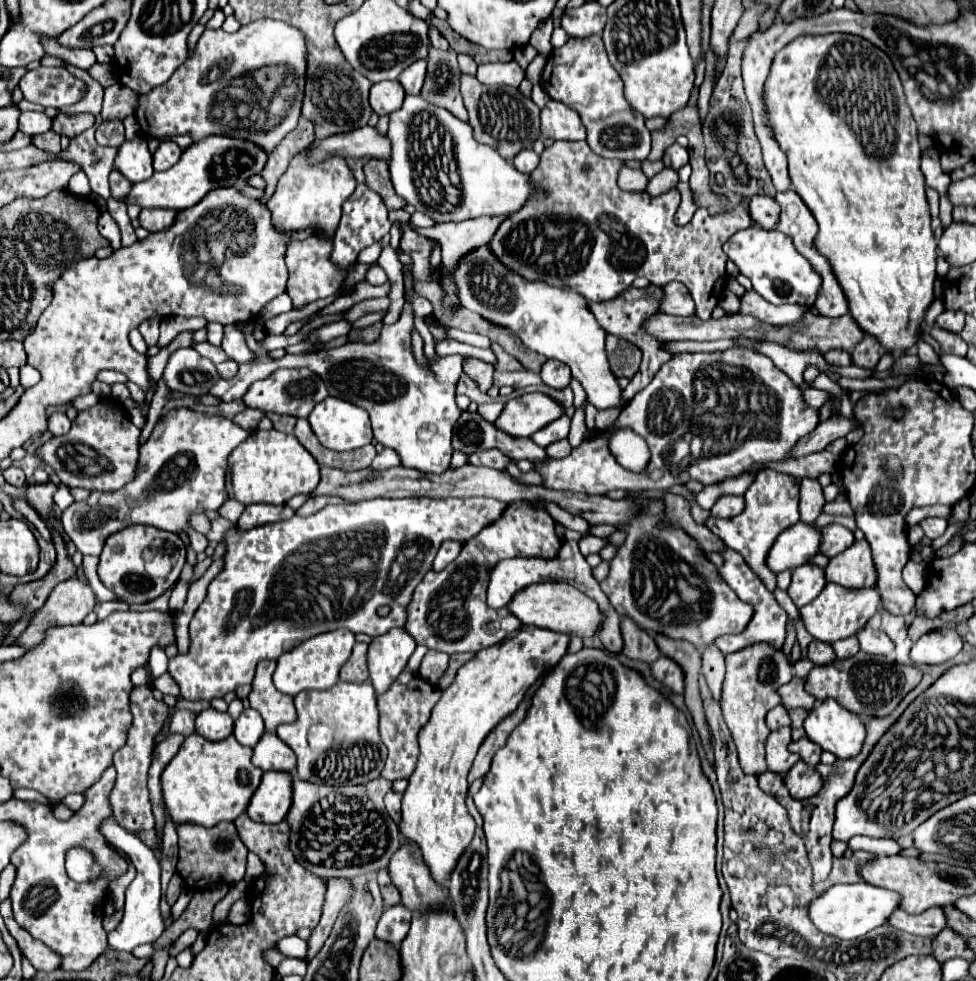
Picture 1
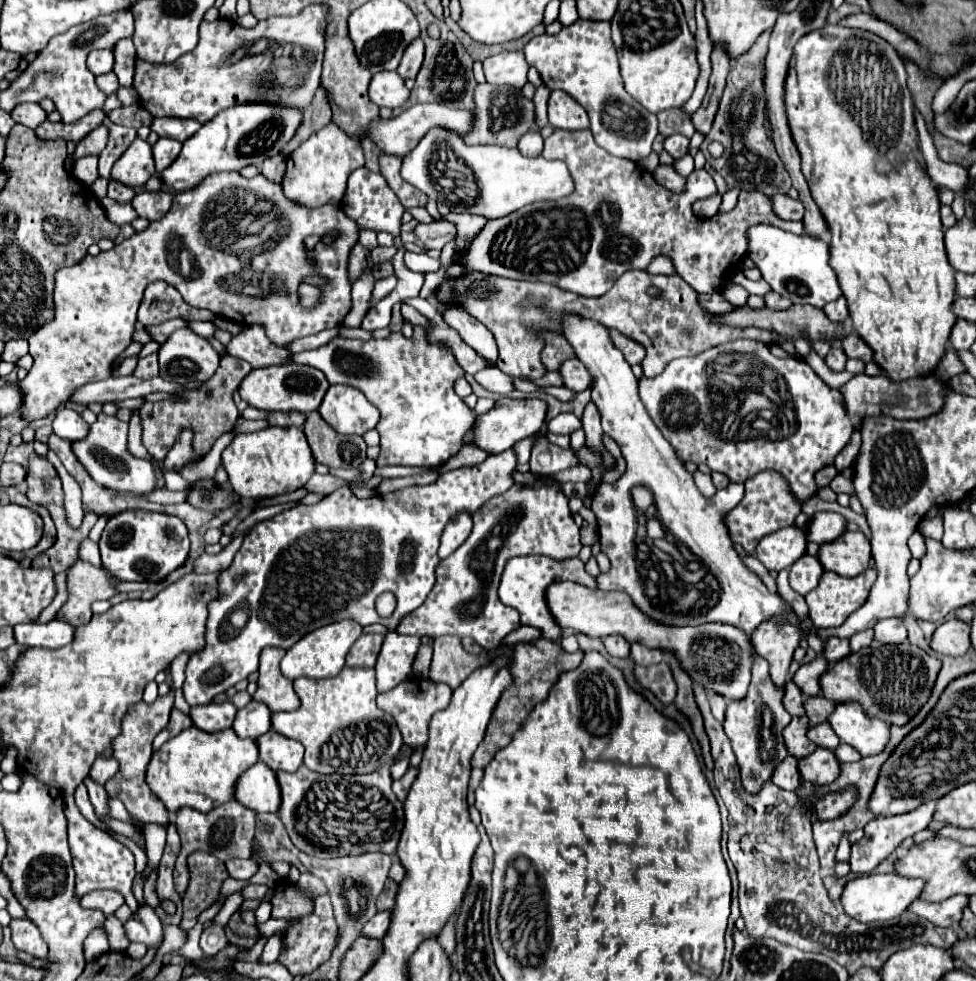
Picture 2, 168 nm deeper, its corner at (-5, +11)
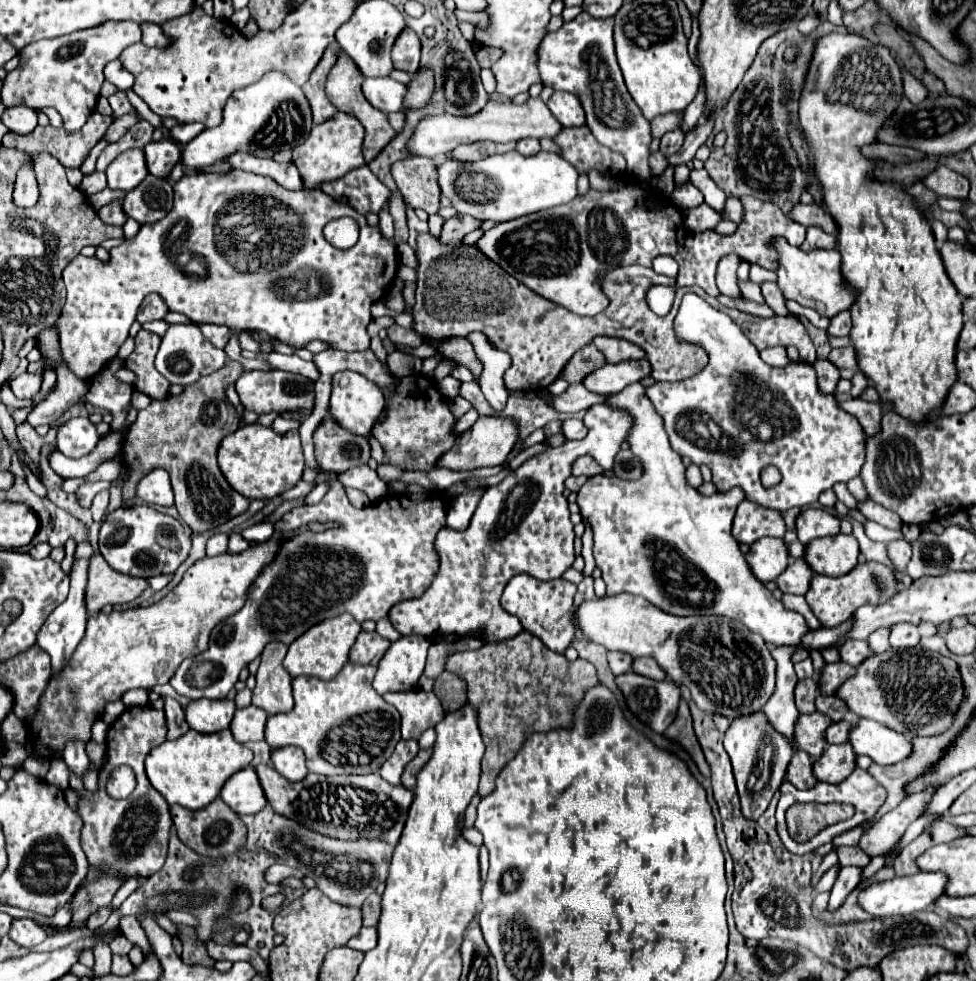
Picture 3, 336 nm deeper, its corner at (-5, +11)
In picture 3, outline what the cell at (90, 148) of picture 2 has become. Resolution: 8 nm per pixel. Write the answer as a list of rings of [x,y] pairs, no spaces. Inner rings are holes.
[[[133,111],[133,113],[127,113],[127,115],[121,115],[121,117],[115,117],[113,119],[113,123],[109,125],[109,129],[107,129],[107,133],[105,133],[105,141],[107,143],[115,143],[117,139],[121,139],[125,133],[127,133],[127,129],[131,127],[131,125],[135,125],[137,121],[139,121],[141,117]]]

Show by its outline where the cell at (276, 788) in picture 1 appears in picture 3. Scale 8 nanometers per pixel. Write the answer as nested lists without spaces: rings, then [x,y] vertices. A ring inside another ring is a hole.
[[[253,767],[241,769],[231,775],[221,789],[221,799],[239,815],[255,815],[267,805],[265,791]]]

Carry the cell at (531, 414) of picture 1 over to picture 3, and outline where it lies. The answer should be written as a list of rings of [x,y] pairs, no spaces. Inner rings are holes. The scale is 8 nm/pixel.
[[[491,415],[491,417],[479,417],[471,429],[459,435],[455,441],[455,447],[439,459],[439,467],[449,467],[453,471],[469,471],[475,467],[493,467],[501,465],[507,459],[507,453],[513,449],[513,445],[519,439],[519,425],[511,417],[501,417],[501,415]]]

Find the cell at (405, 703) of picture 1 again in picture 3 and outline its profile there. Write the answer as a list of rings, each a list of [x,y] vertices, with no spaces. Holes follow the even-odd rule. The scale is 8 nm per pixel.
[[[419,687],[413,691],[385,693],[383,699],[399,711],[403,739],[419,739],[429,727],[435,727],[445,717],[437,695]]]

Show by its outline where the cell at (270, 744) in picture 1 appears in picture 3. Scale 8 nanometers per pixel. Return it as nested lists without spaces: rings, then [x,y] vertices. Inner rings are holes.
[[[295,745],[271,749],[271,761],[273,761],[275,769],[277,769],[285,779],[299,781],[299,779],[303,779],[303,777],[307,775],[303,749],[295,747]]]

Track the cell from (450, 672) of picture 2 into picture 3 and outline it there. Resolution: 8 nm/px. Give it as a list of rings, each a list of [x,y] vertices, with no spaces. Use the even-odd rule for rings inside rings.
[[[527,631],[503,643],[483,643],[477,651],[451,653],[445,661],[445,671],[455,673],[467,683],[467,699],[479,709],[479,729],[485,743],[479,785],[481,797],[493,791],[501,767],[519,751],[527,735],[571,727],[579,697],[583,697],[587,687],[597,683],[595,667],[589,661],[567,661],[565,655],[549,651],[541,639]]]

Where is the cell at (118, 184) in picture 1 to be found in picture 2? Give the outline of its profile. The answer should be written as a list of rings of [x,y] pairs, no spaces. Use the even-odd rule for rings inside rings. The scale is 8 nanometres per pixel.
[[[111,181],[109,183],[109,197],[117,203],[131,203],[131,199],[135,197],[135,189],[131,189],[127,185],[121,185],[117,181]]]

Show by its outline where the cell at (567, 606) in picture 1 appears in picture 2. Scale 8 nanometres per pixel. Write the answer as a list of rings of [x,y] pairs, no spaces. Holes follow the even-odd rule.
[[[553,583],[547,589],[547,603],[555,621],[561,627],[569,627],[575,633],[583,633],[587,637],[605,639],[609,635],[621,635],[629,643],[637,641],[651,649],[661,649],[673,653],[683,671],[691,677],[693,683],[701,683],[705,691],[717,691],[729,701],[745,699],[747,687],[751,683],[751,663],[755,649],[751,647],[749,635],[739,631],[727,623],[703,623],[699,627],[671,627],[643,615],[639,607],[635,607],[633,599],[627,593],[605,593],[599,589],[587,589],[577,583]]]

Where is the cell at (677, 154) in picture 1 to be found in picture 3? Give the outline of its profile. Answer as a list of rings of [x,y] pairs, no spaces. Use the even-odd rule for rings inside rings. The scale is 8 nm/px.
[[[677,129],[677,131],[669,131],[661,137],[661,153],[665,157],[669,155],[675,155],[675,151],[679,151],[683,145],[683,131]]]

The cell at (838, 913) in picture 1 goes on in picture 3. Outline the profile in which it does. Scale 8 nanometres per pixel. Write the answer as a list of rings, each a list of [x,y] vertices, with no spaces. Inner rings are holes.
[[[915,873],[909,877],[893,877],[887,881],[869,883],[859,891],[857,903],[873,917],[891,917],[891,915],[909,915],[933,905],[933,901],[943,895],[947,877],[941,873]]]

